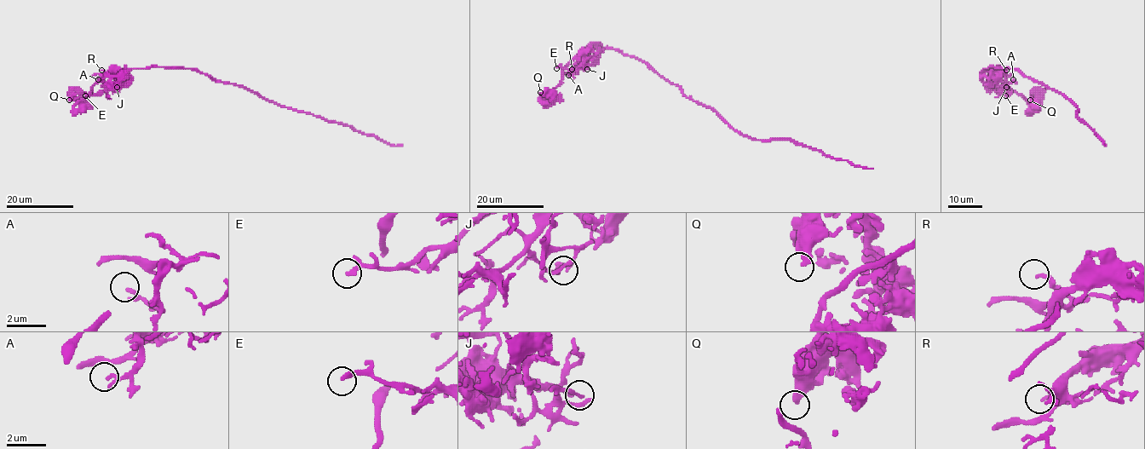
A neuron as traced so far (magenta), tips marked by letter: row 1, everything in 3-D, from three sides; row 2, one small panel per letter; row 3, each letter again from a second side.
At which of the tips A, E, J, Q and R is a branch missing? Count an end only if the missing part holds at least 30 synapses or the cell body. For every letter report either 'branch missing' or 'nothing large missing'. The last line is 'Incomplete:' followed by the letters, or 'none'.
A: nothing large missing
E: nothing large missing
J: nothing large missing
Q: nothing large missing
R: nothing large missing
Incomplete: none

